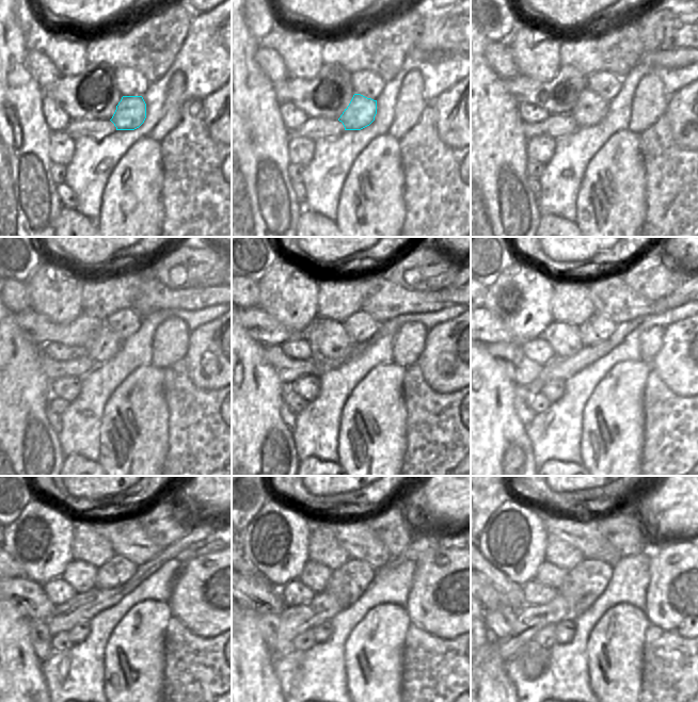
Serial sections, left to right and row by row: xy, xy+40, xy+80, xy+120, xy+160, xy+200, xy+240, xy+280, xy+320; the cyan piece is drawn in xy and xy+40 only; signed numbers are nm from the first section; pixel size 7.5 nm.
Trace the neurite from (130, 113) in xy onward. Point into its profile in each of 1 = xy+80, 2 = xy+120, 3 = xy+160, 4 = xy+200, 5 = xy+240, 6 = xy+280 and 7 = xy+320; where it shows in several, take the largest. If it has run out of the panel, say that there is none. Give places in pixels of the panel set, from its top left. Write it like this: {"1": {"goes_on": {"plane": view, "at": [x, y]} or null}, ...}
{"1": {"goes_on": {"plane": "xy+80", "at": [590, 109]}}, "2": {"goes_on": {"plane": "xy+120", "at": [107, 345]}}, "3": {"goes_on": {"plane": "xy+160", "at": [331, 342]}}, "4": {"goes_on": {"plane": "xy+200", "at": [565, 340]}}, "5": {"goes_on": {"plane": "xy+240", "at": [80, 575]}}, "6": {"goes_on": {"plane": "xy+280", "at": [315, 576]}}, "7": {"goes_on": {"plane": "xy+320", "at": [548, 574]}}}

